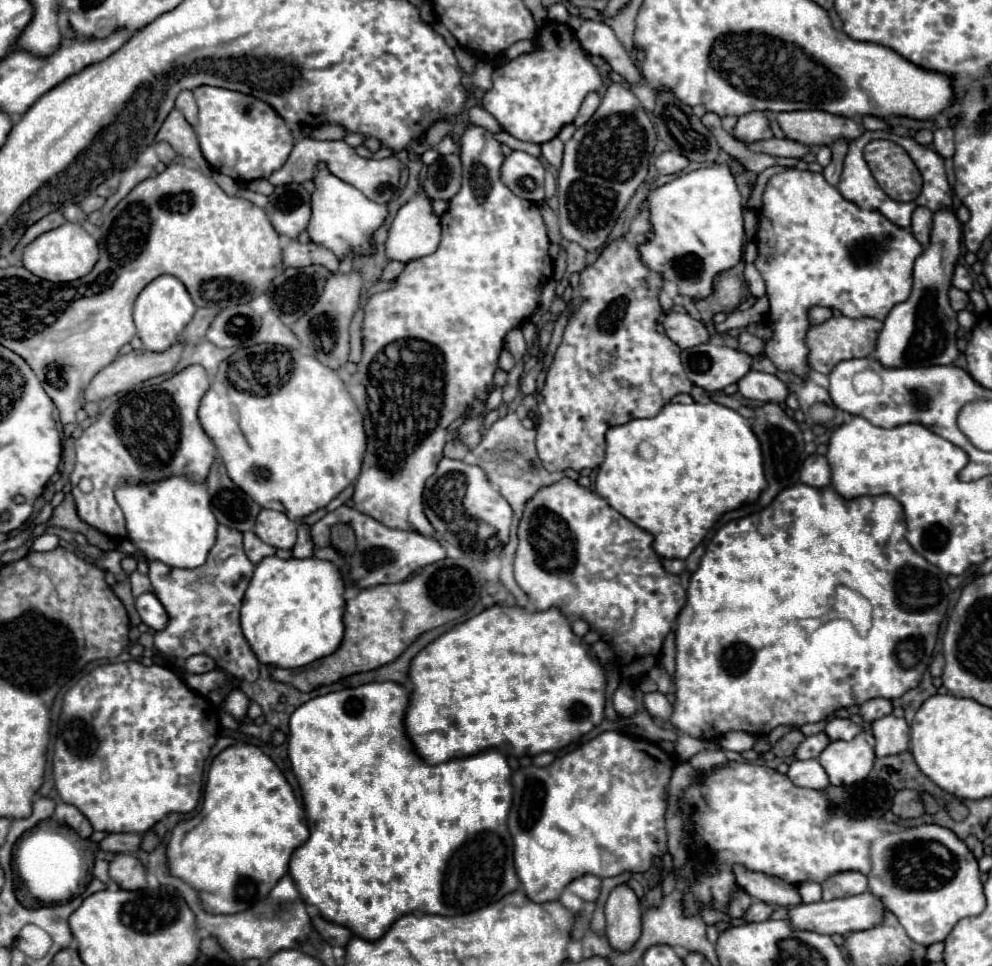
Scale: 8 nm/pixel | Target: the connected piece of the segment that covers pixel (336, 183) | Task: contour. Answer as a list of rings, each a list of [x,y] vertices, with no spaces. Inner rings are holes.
[[[318,163],[316,175],[312,179],[314,193],[312,193],[312,219],[308,225],[308,235],[316,245],[332,251],[340,261],[348,253],[366,255],[372,251],[374,233],[380,229],[388,215],[388,205],[376,203],[368,199],[362,191],[352,187],[350,183],[332,175],[326,165]]]

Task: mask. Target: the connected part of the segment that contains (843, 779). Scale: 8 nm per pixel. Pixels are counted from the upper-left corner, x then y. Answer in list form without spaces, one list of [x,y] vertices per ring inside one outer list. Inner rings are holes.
[[[860,733],[852,741],[832,741],[818,757],[832,785],[852,785],[866,779],[874,759],[872,733]]]

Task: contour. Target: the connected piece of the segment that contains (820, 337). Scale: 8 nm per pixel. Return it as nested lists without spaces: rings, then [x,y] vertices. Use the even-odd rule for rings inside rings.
[[[842,315],[832,317],[830,321],[826,321],[822,325],[810,327],[808,335],[806,335],[806,345],[810,349],[810,355],[808,355],[810,367],[820,373],[830,373],[834,369],[834,365],[844,359],[872,355],[880,329],[882,329],[882,321],[878,321],[878,319],[872,319],[872,317],[850,319],[850,317],[842,317]],[[866,343],[868,343],[868,347],[866,347]]]

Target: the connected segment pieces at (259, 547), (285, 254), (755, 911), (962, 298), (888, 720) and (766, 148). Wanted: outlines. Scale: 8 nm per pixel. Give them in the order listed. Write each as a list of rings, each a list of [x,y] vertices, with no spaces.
[[[252,531],[250,533],[244,533],[244,551],[246,551],[246,557],[256,565],[260,563],[264,557],[270,557],[276,553],[274,547],[262,543]]]
[[[288,241],[282,249],[282,267],[306,267],[310,265],[310,251],[298,241]]]
[[[756,901],[756,903],[752,903],[752,907],[746,911],[744,919],[746,919],[746,921],[766,921],[766,919],[770,919],[772,911],[774,911],[772,905],[762,903],[762,901]]]
[[[952,287],[952,289],[950,289],[950,303],[952,303],[952,309],[954,309],[954,311],[962,311],[962,309],[968,307],[970,297],[968,297],[968,293]]]
[[[886,715],[872,723],[872,733],[876,737],[876,753],[878,757],[896,755],[908,749],[908,723],[904,717]]]
[[[776,137],[768,139],[768,141],[758,141],[748,147],[756,153],[766,153],[766,155],[774,155],[774,157],[796,157],[796,159],[802,159],[806,153],[812,151],[804,143],[798,143],[792,139],[776,139]]]

